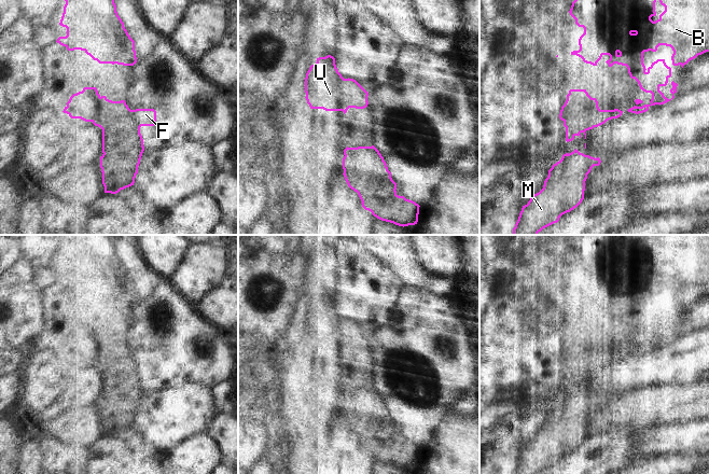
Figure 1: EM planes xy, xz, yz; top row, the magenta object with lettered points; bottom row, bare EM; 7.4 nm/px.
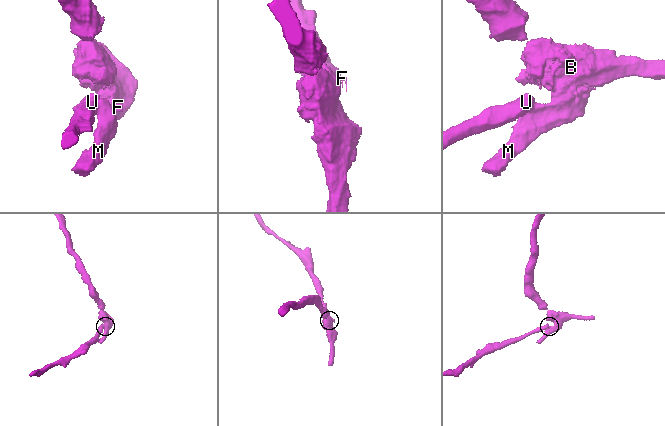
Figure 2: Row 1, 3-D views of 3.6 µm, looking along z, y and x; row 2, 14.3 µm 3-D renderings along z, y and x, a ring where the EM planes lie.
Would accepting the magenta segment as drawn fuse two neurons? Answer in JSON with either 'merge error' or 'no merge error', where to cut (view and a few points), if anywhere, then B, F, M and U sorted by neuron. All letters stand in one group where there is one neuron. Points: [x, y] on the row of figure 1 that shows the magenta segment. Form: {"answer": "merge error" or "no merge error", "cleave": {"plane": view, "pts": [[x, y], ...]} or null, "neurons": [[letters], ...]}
{"answer": "merge error", "cleave": {"plane": "yz", "pts": [[568, 94], [583, 113], [565, 126]]}, "neurons": [["B", "F", "M"], ["U"]]}

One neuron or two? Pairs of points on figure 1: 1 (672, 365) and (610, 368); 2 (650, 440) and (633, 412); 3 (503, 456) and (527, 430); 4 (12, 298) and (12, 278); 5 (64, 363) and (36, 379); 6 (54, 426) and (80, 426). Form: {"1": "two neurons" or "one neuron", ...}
{"1": "one neuron", "2": "two neurons", "3": "one neuron", "4": "two neurons", "5": "one neuron", "6": "one neuron"}

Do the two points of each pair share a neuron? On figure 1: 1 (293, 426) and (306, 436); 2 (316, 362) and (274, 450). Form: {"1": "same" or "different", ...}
{"1": "different", "2": "different"}

